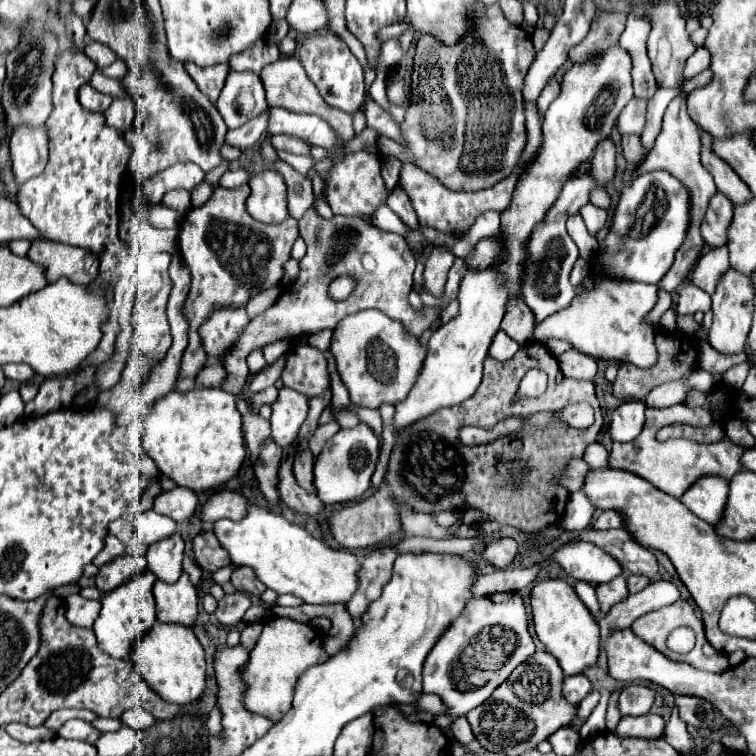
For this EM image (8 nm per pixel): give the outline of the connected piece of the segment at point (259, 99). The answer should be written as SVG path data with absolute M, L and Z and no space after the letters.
M231 70L217 100L217 110L221 112L227 128L235 130L243 126L265 108L265 88L259 74Z

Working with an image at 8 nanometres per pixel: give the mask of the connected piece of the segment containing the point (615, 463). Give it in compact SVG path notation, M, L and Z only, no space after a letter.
M675 404L665 410L647 408L647 420L645 420L641 434L629 444L613 442L613 450L609 454L609 468L629 470L629 472L649 480L661 492L671 494L675 498L681 498L685 488L689 488L693 484L693 480L697 480L703 474L719 474L729 480L733 474L737 474L741 470L739 458L745 448L731 444L729 438L721 440L721 444L691 444L691 440L657 442L657 438L655 438L657 430L661 426L673 424L673 422L687 422L693 426L705 426L705 424L709 424L709 412L691 410L691 408L685 408L683 404Z

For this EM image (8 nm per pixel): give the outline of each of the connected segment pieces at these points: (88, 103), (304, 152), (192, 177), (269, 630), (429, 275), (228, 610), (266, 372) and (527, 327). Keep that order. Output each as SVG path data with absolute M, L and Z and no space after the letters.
M85 84L79 92L79 102L83 104L83 108L87 108L91 112L105 112L111 106L113 98L109 94L95 90L91 84Z
M273 136L273 146L281 152L289 152L289 154L301 154L301 156L309 156L311 146L307 142L303 142L297 136Z
M175 164L165 170L165 180L159 180L159 188L165 186L167 190L183 188L183 190L193 190L199 182L203 182L203 172L197 168L197 164Z
M291 618L267 620L249 656L251 658L243 668L245 682L249 684L249 692L245 692L245 706L253 712L269 716L273 722L281 720L281 716L289 712L297 676L301 676L301 672L305 672L309 666L329 658L323 652L323 636L309 624L301 624Z
M435 246L431 250L431 256L425 262L425 274L423 276L425 276L425 286L433 296L437 296L437 298L443 296L447 272L453 266L453 262L455 262L455 254L449 252L447 248Z
M235 592L235 594L227 594L225 598L219 600L219 608L215 612L217 620L221 622L221 626L225 628L233 628L241 622L245 610L251 606L249 596L245 596L243 592Z
M283 354L275 364L271 364L271 366L265 366L259 374L255 374L255 378L251 380L251 392L255 394L255 392L259 392L259 390L265 390L265 388L269 388L269 386L273 386L273 382L281 376L281 372L283 372L283 368L285 368L285 360L287 360L287 354Z
M521 296L511 298L505 306L501 330L505 330L505 334L509 334L519 344L525 344L525 342L533 340L533 334L531 334L533 324L535 324L535 316L533 316L531 308L525 304L525 300Z

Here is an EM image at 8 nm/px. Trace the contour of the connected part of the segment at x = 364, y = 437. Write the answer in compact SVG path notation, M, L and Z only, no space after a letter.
M359 424L351 430L339 430L315 460L315 490L317 498L325 506L339 506L357 502L371 488L371 474L379 458L379 440L367 424Z

